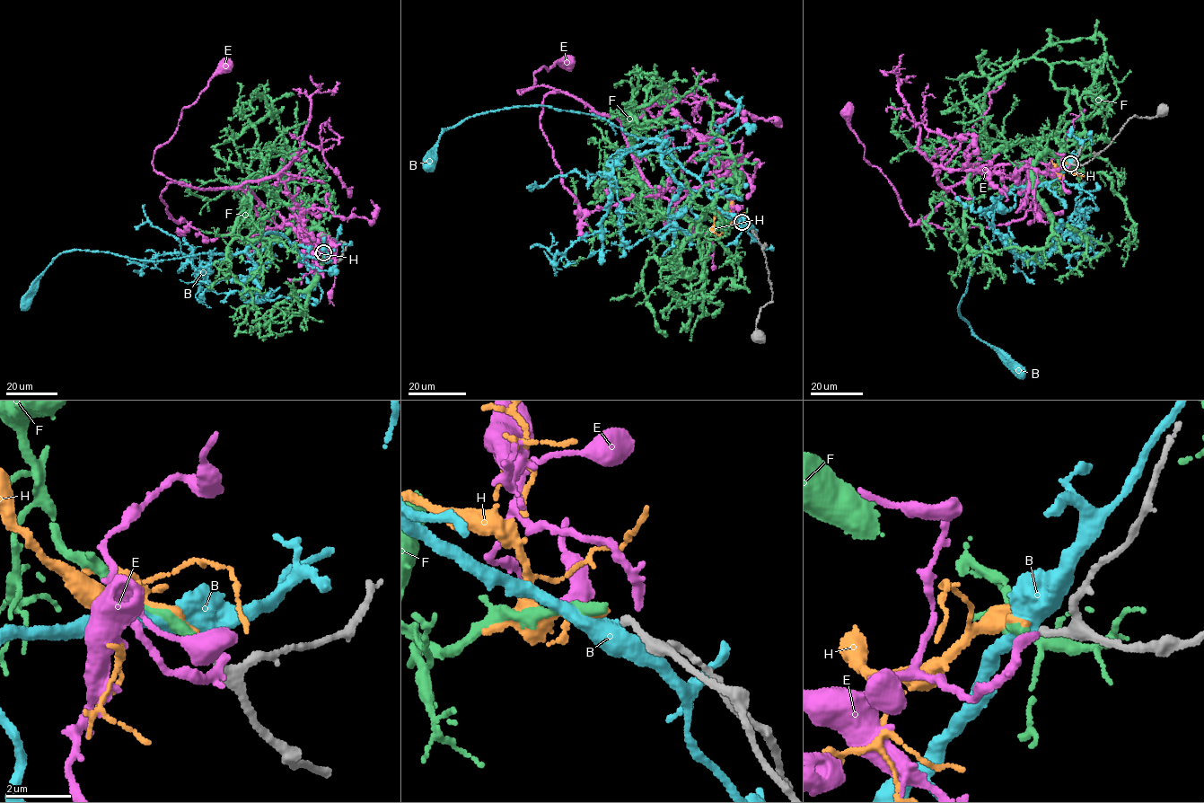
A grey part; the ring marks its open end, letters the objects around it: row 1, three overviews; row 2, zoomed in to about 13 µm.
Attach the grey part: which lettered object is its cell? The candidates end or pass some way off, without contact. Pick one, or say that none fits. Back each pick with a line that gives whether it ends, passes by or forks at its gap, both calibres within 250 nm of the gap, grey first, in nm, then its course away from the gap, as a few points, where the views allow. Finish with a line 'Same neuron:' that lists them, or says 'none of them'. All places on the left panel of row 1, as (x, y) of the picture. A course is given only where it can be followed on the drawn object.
H: it ends; calibres 220 and 200 nm; course (322, 251), (312, 249), (302, 239), (295, 251), (301, 262)
Same neuron: H

